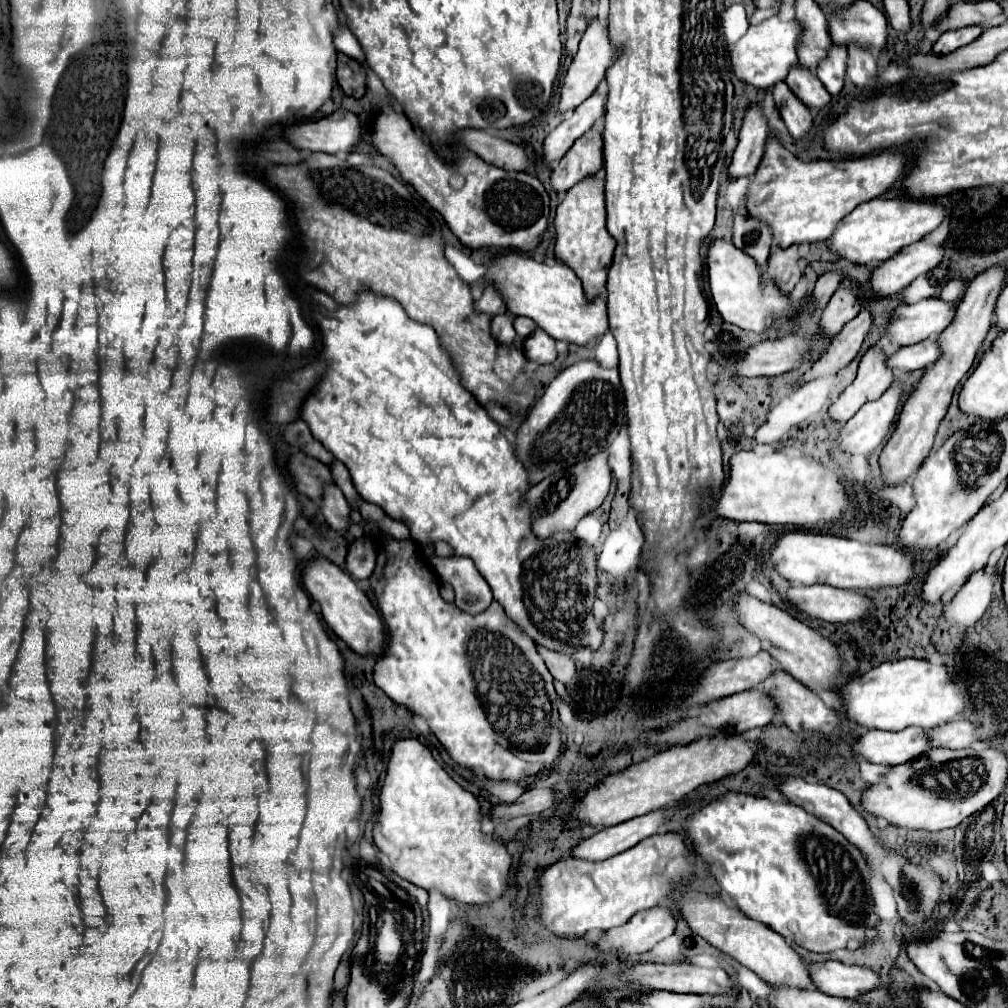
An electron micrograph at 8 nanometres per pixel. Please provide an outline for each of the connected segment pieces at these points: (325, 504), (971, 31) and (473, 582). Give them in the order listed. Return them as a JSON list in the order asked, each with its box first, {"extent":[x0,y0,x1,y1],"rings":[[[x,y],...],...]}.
[{"extent":[321,484,349,532],"rings":[[[329,484],[323,488],[323,498],[321,498],[321,512],[329,526],[337,532],[347,532],[349,530],[349,502],[345,500],[343,492],[337,488],[337,484]]]},{"extent":[933,26,983,54],"rings":[[[965,26],[965,28],[959,28],[959,30],[943,32],[939,36],[939,40],[933,44],[933,52],[935,54],[949,54],[949,52],[973,42],[975,38],[979,38],[981,32],[983,32],[981,26]]]},{"extent":[425,544,493,614],"rings":[[[425,544],[425,552],[427,552],[427,562],[429,566],[435,566],[435,574],[437,578],[441,578],[443,582],[453,586],[455,592],[455,604],[469,614],[477,614],[483,612],[491,602],[493,602],[493,594],[489,584],[485,582],[485,578],[477,572],[475,564],[469,558],[439,558],[435,554],[433,544]]]}]

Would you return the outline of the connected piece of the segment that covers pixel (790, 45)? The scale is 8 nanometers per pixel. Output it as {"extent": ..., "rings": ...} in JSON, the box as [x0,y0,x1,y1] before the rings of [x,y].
{"extent":[729,16,801,88],"rings":[[[779,16],[765,18],[759,24],[751,24],[747,34],[741,36],[731,48],[729,48],[729,58],[731,58],[731,68],[735,76],[751,84],[755,88],[771,88],[775,82],[781,82],[787,78],[787,72],[793,64],[797,64],[797,42],[801,36],[801,24],[797,20],[783,22]]]}

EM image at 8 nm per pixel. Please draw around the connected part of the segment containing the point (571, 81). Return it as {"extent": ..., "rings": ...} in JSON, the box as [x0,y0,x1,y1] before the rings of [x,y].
{"extent":[559,20,617,112],"rings":[[[599,20],[591,22],[589,28],[585,30],[581,42],[579,42],[579,50],[563,78],[563,86],[561,86],[561,98],[559,98],[559,112],[567,112],[567,110],[573,110],[575,106],[579,106],[581,102],[585,102],[597,88],[597,84],[605,78],[605,72],[607,68],[613,64],[617,56],[617,50],[611,46],[609,42],[609,32],[607,28],[603,28],[599,24]]]}

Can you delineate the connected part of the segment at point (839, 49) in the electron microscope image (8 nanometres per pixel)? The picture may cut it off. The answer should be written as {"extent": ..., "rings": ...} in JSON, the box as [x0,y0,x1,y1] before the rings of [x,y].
{"extent":[817,44,847,94],"rings":[[[831,44],[829,54],[819,64],[821,66],[817,66],[817,78],[825,84],[829,94],[839,94],[847,70],[847,48],[841,44]]]}

